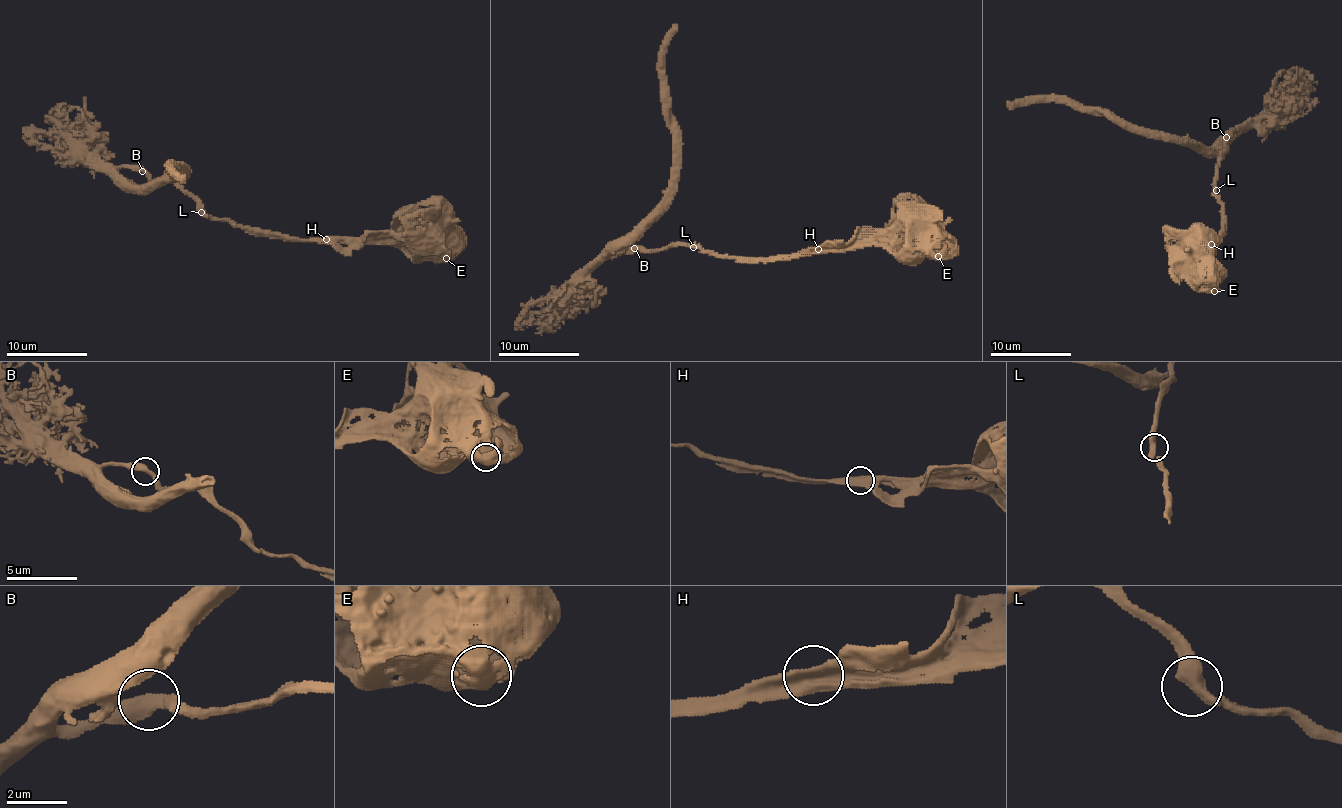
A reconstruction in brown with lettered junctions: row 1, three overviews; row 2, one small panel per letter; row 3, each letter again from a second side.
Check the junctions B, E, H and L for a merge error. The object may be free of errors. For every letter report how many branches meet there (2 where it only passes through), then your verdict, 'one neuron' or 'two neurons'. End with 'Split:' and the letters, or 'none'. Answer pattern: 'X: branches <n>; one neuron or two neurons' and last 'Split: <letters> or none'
B: branches 2; one neuron
E: branches 2; one neuron
H: branches 2; one neuron
L: branches 2; one neuron
Split: none

